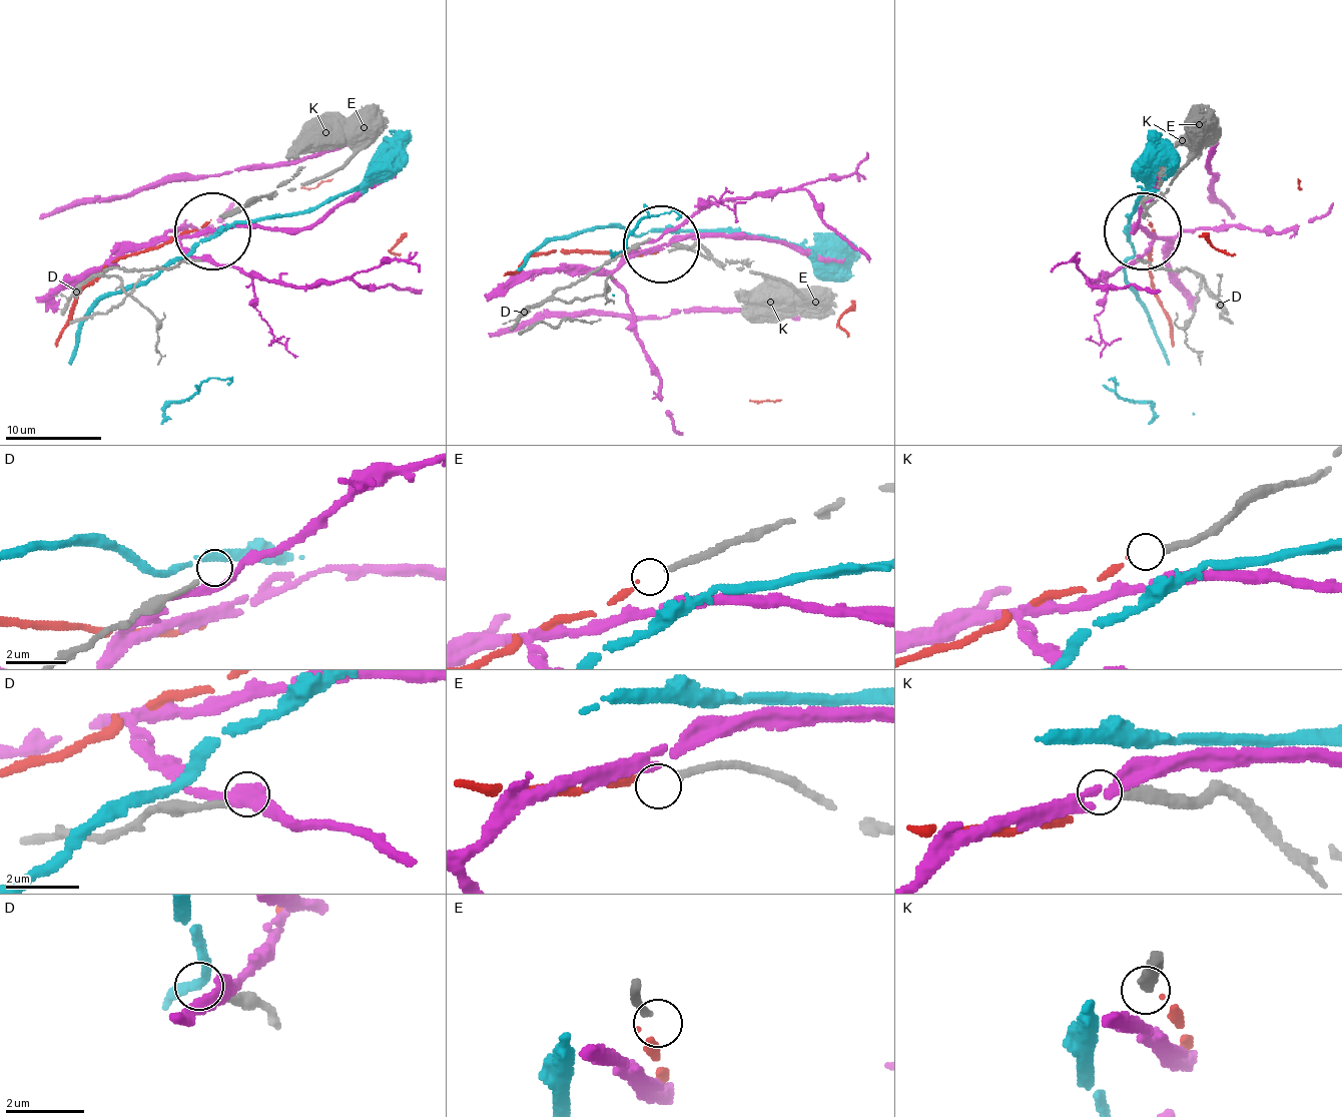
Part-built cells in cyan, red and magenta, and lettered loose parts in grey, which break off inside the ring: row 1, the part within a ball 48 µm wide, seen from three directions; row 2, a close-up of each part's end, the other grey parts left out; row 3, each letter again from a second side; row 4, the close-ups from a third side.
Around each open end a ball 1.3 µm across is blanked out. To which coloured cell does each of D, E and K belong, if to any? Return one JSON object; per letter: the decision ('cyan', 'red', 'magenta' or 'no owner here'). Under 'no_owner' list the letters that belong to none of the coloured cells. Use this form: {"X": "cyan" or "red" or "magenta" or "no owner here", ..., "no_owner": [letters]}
{"D": "no owner here", "E": "no owner here", "K": "no owner here", "no_owner": ["D", "E", "K"]}

